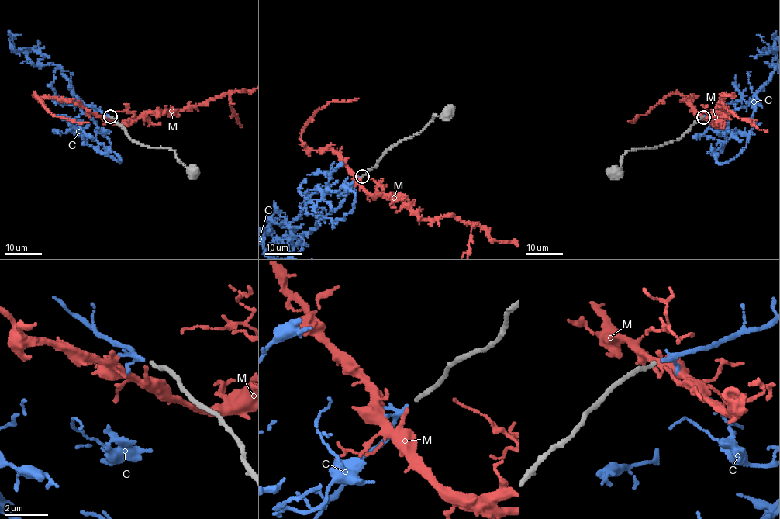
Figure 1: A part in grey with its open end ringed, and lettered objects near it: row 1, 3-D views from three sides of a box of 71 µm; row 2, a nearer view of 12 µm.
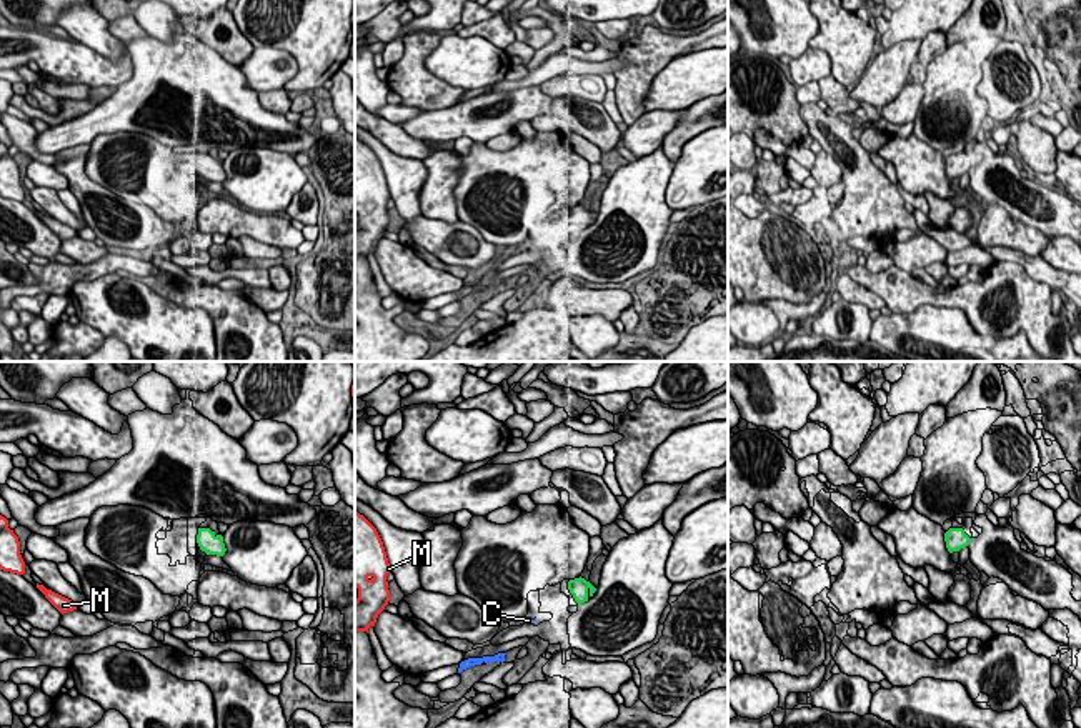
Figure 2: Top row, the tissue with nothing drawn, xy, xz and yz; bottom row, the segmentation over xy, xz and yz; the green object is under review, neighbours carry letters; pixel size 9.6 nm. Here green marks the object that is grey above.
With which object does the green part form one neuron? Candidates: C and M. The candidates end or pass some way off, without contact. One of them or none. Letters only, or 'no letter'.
C

